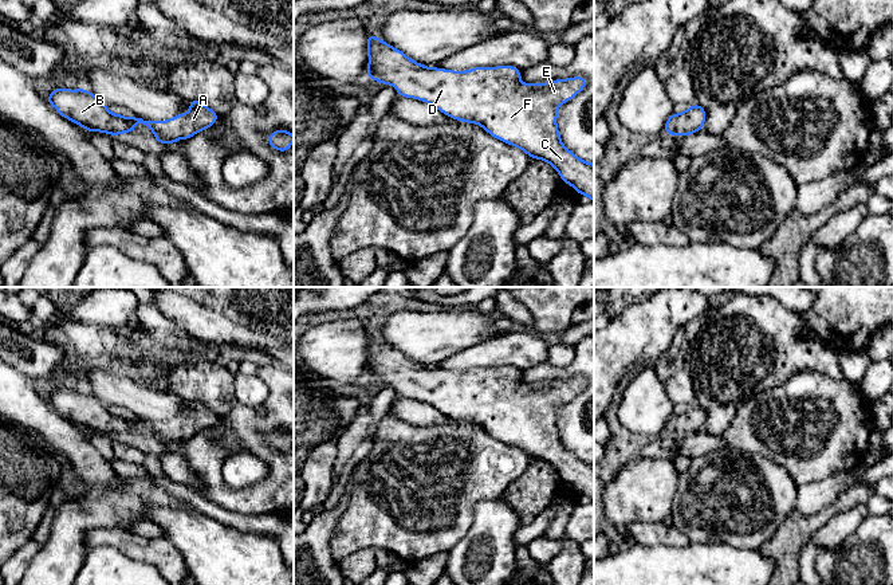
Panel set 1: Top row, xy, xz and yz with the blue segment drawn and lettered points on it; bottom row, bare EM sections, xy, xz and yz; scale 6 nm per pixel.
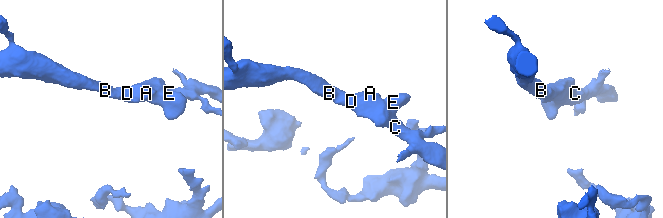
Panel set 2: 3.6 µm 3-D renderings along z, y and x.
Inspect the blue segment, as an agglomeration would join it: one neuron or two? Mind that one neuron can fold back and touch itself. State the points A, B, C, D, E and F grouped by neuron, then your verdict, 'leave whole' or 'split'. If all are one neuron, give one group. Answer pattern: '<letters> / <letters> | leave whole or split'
A B C D E F | leave whole

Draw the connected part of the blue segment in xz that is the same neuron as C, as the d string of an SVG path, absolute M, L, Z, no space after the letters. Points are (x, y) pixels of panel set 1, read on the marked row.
M371 34L367 36L367 54L367 78L393 85L398 95L428 102L449 118L477 123L492 137L522 149L531 158L551 164L562 182L573 185L594 203L594 164L564 148L556 126L558 107L586 87L585 78L530 85L520 82L520 70L514 66L475 67L468 71L428 68Z

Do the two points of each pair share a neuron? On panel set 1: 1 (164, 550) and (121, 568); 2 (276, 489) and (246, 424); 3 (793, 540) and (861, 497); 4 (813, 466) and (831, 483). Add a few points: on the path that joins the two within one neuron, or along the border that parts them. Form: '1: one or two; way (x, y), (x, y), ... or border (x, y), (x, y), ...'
1: two; border (110, 546), (133, 558), (145, 561), (158, 570)
2: one; way (276, 472), (276, 463), (255, 440)
3: one; way (810, 525), (844, 502)
4: two; border (854, 467), (798, 486)

